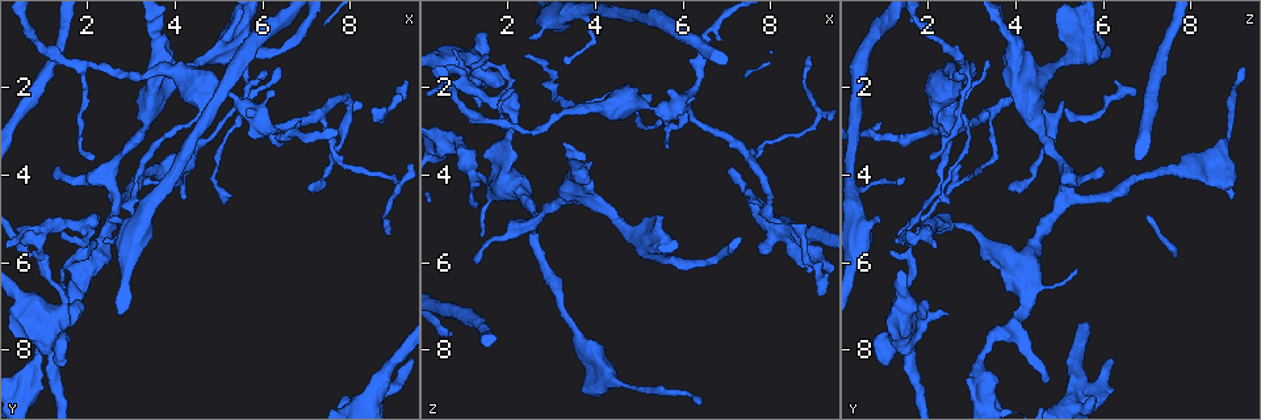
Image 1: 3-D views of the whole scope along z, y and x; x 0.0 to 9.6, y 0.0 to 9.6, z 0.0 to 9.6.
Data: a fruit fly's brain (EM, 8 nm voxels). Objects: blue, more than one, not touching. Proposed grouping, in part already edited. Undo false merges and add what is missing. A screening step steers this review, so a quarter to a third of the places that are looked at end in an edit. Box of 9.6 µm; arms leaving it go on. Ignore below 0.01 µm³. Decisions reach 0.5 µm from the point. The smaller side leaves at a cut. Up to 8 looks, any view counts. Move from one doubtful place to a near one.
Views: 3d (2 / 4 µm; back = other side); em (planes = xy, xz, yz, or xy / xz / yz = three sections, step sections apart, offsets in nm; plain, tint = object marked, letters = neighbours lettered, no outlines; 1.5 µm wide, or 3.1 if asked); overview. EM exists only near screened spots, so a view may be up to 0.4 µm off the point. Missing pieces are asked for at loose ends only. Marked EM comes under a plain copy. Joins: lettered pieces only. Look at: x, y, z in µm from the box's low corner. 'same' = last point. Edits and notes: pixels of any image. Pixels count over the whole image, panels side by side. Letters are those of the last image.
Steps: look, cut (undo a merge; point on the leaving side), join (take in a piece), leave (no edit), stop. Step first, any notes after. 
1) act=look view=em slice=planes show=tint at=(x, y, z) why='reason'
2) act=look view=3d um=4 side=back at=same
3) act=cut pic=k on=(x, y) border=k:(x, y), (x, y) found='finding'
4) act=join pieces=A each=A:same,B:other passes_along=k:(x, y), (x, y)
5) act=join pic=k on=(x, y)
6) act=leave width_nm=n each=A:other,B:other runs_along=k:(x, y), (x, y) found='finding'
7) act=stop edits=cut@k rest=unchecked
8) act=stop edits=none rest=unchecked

act=look view=em slice=xy step=8 show=tint at=(1.35, 8.70, 4.65) why='branch stops here'

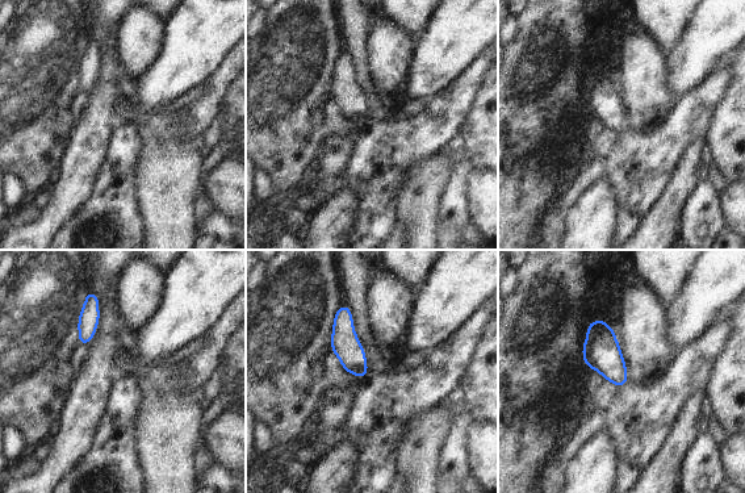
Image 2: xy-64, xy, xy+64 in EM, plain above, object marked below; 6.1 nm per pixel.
act=look view=em slice=planes show=letters at=same

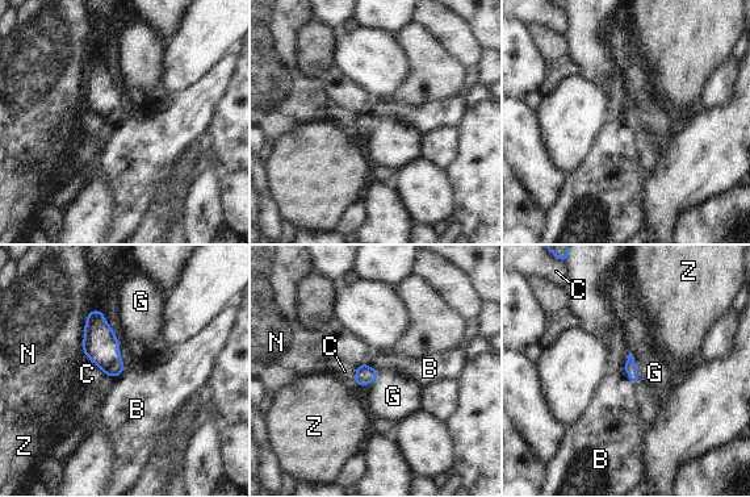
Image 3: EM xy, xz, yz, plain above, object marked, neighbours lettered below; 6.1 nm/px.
act=leave each=B:other,C:other,G:other,N:other,Z:other found='none of them fits'

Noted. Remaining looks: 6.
act=look view=em um=3.1 slice=yz step=8 show=tint at=(1.50, 8.40, 1.10) why='thick end'

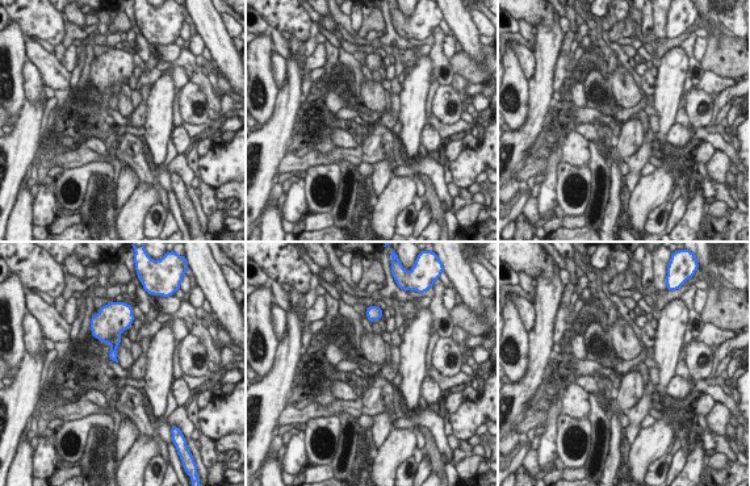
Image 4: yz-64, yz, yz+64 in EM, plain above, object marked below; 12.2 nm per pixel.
act=look view=em um=3.1 slice=yz step=8 show=letters at=same why='what lies round it'

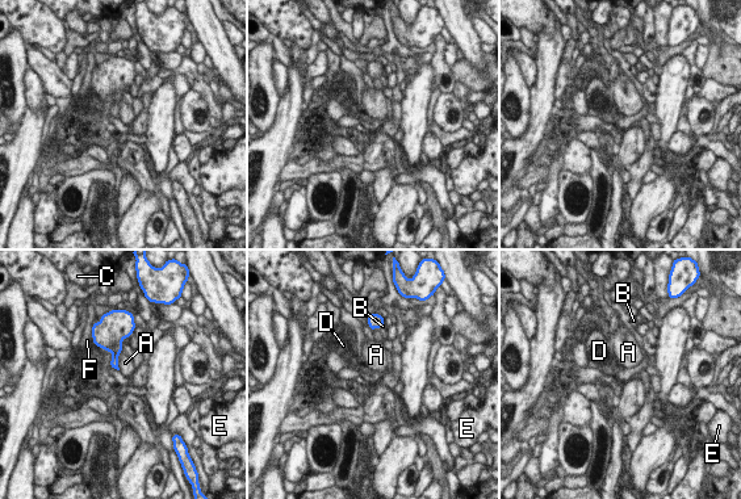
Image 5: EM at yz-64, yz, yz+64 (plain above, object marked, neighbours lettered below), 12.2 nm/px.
act=leave each=A:other,B:other,C:other,D:other,E:other,F:other border=5:(109, 365), (118, 370) found='none of them fits'

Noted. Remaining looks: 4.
act=look view=em slice=xz step=4 show=letters at=(2.15, 3.65, 2.00) why='branch stops here'

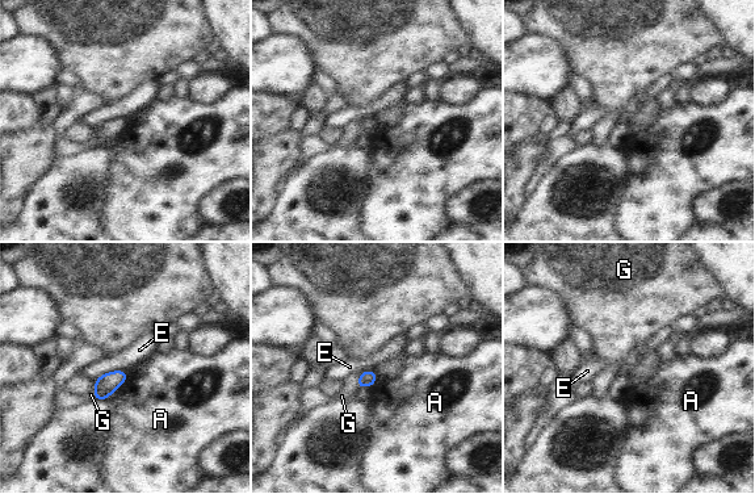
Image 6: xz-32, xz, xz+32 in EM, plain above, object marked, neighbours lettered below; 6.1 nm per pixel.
act=leave each=A:other,E:other,G:other border=6:(125, 369), (105, 372), (95, 381) found='none of them fits'

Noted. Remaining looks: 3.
act=look view=em slice=yz step=8 show=tint at=(2.00, 1.45, 2.85) why='side arm on a straight run'

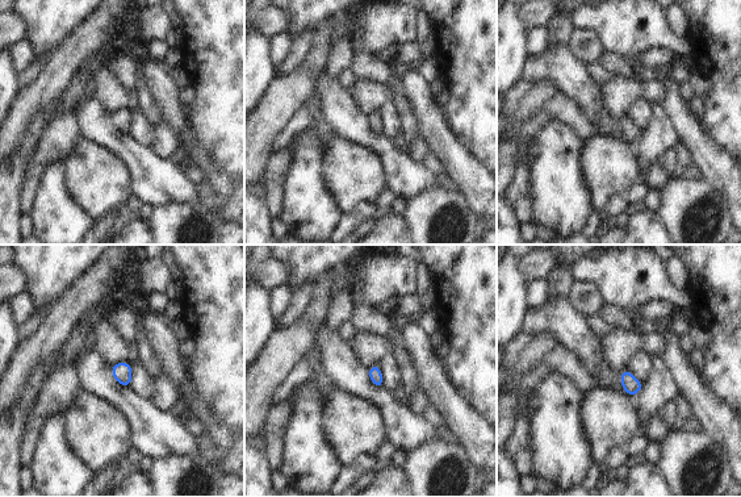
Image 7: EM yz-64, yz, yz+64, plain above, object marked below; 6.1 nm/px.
act=look view=em slice=planes show=letters at=same

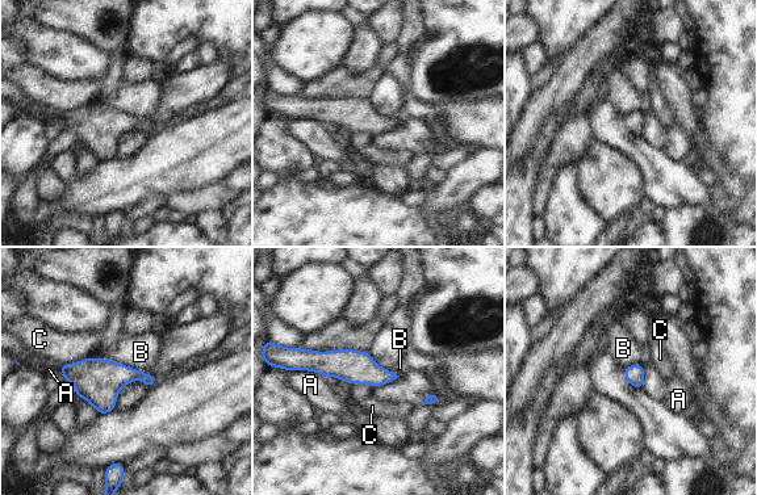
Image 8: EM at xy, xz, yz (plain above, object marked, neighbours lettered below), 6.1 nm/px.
act=leave each=A:other,B:other,C:other runs_along=8:(295, 366), (337, 363), (392, 376) found='all the same cell'

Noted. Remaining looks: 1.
act=stop edits=none rest=unchecked

